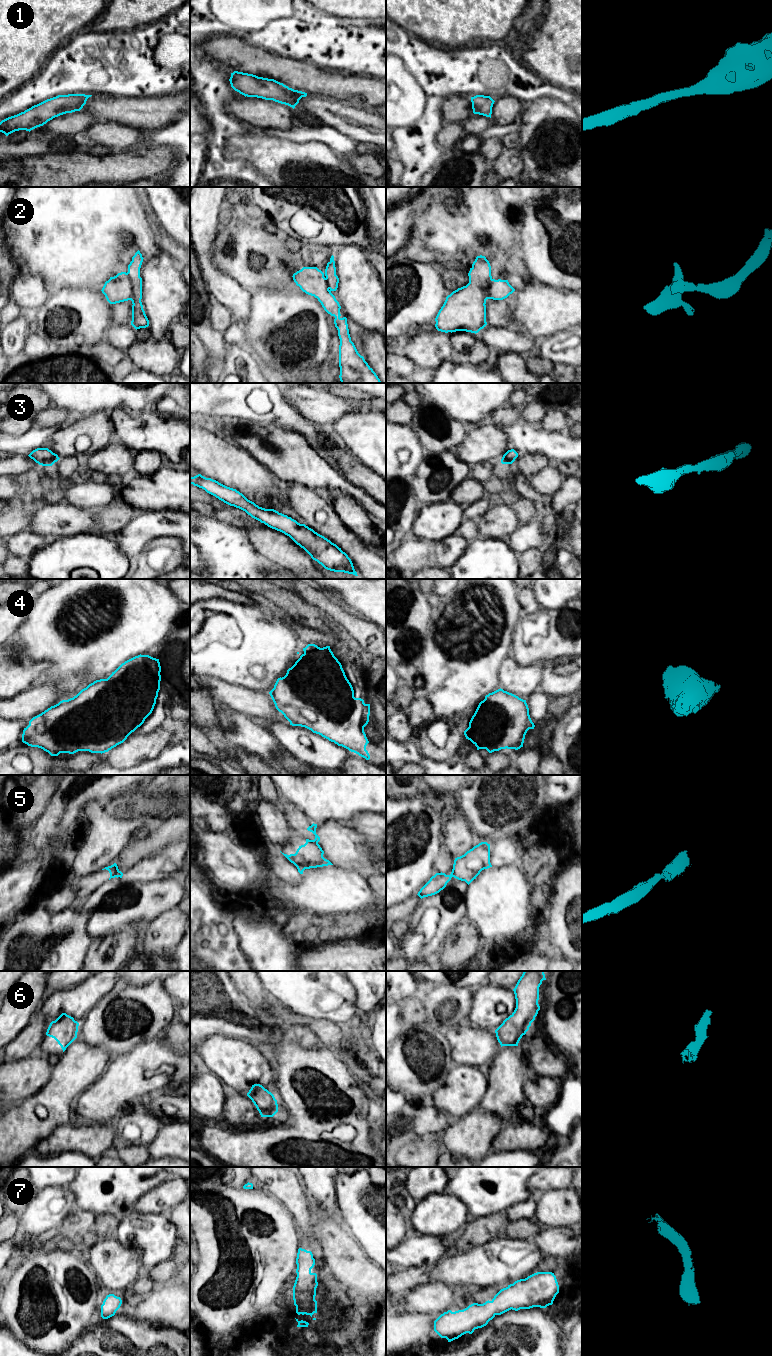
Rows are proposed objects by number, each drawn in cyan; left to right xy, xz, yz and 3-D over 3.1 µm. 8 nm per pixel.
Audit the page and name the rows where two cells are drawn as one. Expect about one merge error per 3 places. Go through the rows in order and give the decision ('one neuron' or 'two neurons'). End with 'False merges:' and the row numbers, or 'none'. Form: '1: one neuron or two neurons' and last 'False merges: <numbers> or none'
1: one neuron
2: two neurons
3: one neuron
4: one neuron
5: two neurons
6: one neuron
7: one neuron
False merges: 2, 5

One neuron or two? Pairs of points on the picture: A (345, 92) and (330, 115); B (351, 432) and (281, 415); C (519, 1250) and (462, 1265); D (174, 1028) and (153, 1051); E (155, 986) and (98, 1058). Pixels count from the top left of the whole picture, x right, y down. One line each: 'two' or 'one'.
A: two
B: two
C: one
D: two
E: two

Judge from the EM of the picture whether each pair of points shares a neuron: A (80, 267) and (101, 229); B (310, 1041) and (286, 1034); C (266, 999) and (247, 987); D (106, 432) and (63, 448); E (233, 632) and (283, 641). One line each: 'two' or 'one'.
A: one
B: one
C: one
D: one
E: one

